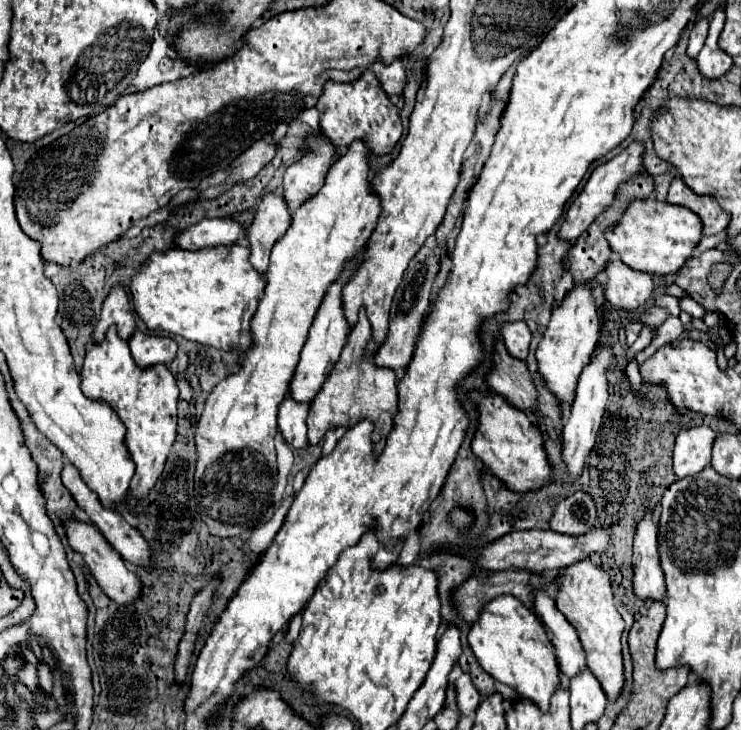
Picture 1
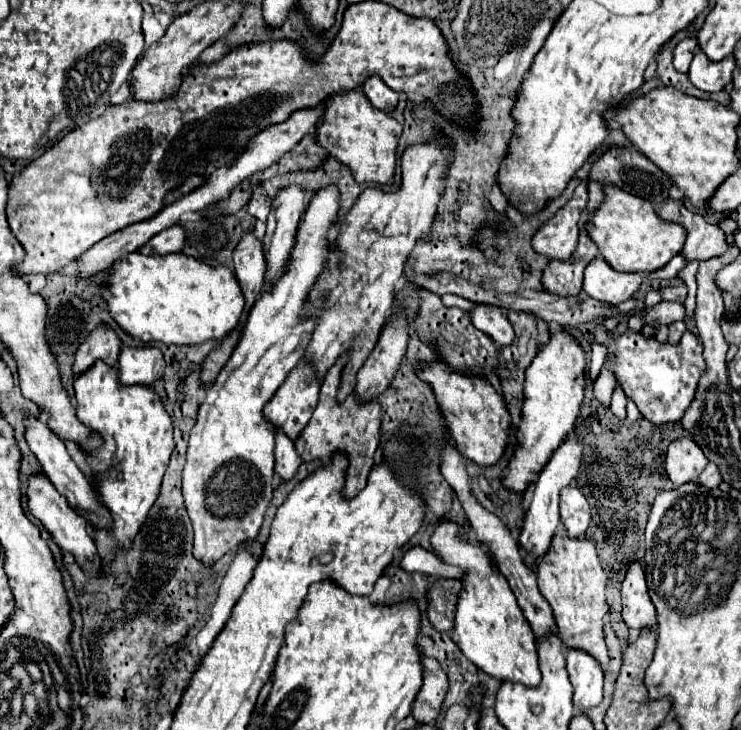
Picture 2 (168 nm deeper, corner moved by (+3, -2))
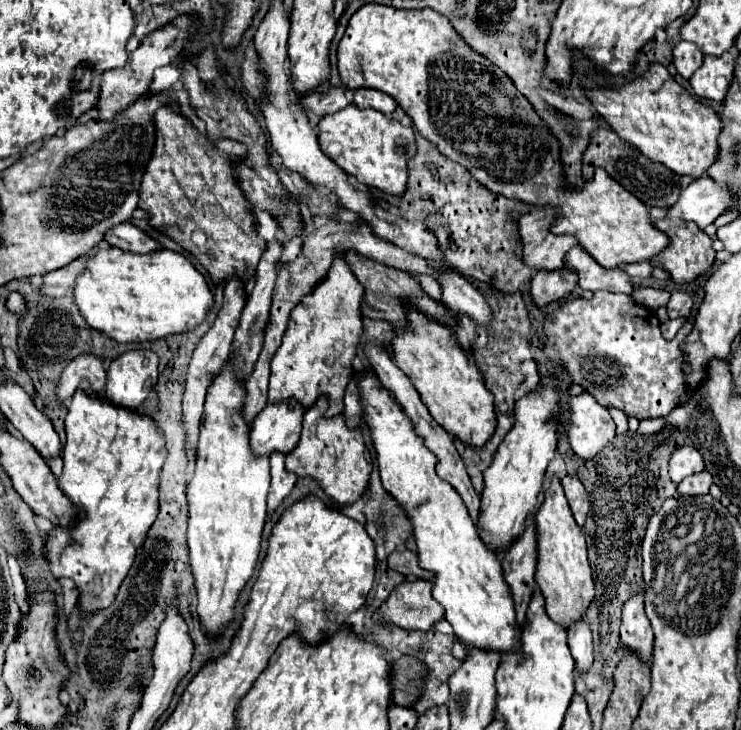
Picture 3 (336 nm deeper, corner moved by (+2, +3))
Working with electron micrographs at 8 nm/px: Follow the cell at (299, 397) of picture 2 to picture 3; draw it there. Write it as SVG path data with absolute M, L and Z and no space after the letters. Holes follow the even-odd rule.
M297 400L269 402L251 424L251 442L255 454L271 454L273 450L283 450L285 454L293 450L301 436L301 422L305 408Z

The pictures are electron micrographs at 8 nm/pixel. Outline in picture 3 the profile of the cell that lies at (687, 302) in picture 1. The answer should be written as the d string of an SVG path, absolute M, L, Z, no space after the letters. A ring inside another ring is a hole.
M583 392L569 398L569 442L573 452L589 460L601 452L615 436L615 422L609 416L609 408L601 406L593 394Z

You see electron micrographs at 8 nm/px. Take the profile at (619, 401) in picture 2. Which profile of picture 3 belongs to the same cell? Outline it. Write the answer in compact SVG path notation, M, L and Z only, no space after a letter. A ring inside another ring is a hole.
M611 406L609 412L611 412L611 418L617 424L617 434L625 434L627 432L627 414L623 410L619 410L619 408L613 408L613 406Z

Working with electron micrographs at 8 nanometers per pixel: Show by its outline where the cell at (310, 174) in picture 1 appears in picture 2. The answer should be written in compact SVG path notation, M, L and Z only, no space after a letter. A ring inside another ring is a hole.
M298 185L286 187L276 195L268 217L268 233L262 241L266 257L264 287L272 287L272 279L284 271L284 263L288 263L288 255L296 243L300 217L308 207L310 197L312 193Z

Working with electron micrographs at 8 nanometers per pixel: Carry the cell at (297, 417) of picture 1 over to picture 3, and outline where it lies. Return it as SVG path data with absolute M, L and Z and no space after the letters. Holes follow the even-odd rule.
M279 450L271 452L271 488L269 488L269 500L267 500L267 512L271 514L283 498L291 492L295 486L297 476L293 472L287 472L285 468L285 454Z

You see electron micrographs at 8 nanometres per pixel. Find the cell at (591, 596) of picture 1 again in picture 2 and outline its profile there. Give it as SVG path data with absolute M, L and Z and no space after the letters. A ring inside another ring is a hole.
M564 525L556 529L556 535L550 543L548 553L538 561L538 587L544 599L552 607L556 619L558 635L568 647L584 649L602 665L608 667L608 651L604 645L604 615L608 613L606 605L606 573L600 567L596 549L588 539L570 539L564 531Z

